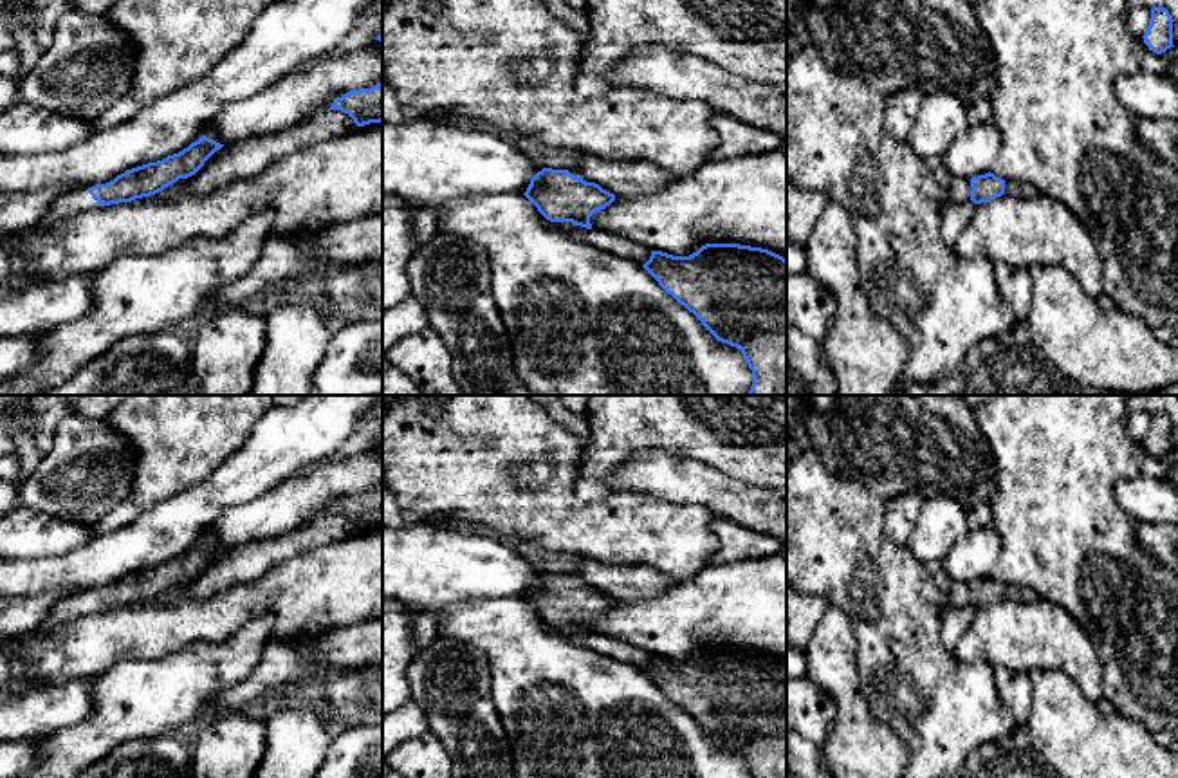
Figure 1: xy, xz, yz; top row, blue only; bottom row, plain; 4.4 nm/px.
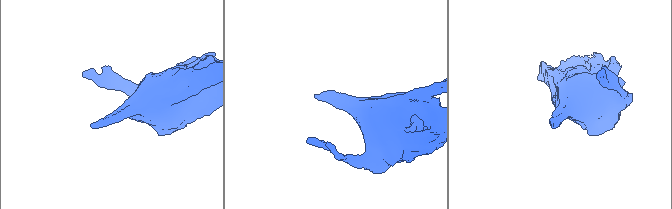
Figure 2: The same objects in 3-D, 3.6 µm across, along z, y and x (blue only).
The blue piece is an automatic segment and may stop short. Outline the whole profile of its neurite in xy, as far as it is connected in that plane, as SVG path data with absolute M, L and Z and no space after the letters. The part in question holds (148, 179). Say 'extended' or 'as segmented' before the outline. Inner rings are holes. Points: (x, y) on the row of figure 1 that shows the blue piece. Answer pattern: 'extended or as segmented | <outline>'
extended | M202 135L182 152L157 162L126 170L106 184L96 184L88 190L70 190L54 200L36 227L47 227L52 222L79 215L92 208L132 202L155 195L179 179L195 175L222 146L224 144Z

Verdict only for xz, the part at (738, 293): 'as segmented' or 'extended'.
as segmented

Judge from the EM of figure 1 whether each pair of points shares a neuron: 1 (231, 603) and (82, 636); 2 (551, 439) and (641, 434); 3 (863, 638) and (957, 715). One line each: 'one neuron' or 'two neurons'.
1: one neuron
2: two neurons
3: one neuron

